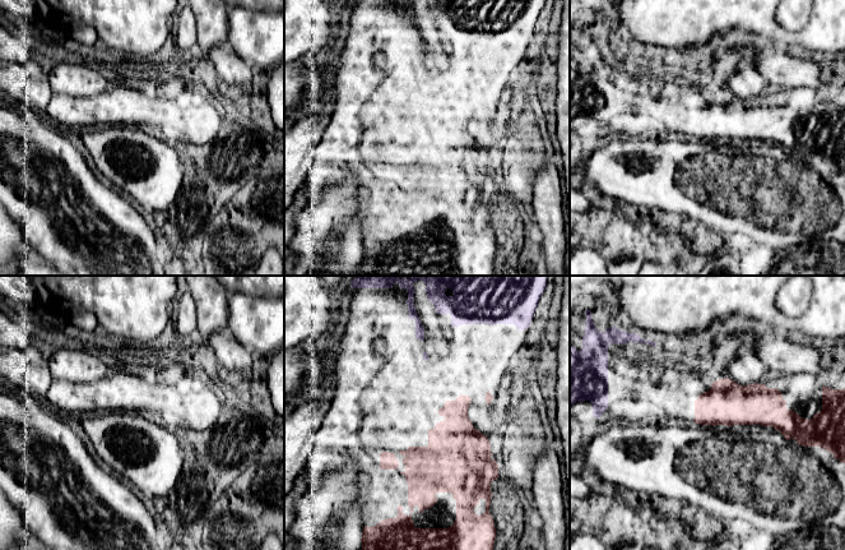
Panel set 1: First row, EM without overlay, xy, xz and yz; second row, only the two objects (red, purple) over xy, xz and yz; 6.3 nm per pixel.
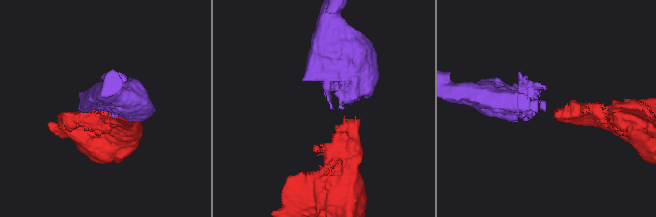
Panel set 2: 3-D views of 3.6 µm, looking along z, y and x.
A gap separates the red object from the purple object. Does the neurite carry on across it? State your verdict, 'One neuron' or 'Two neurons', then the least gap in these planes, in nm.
One neuron. Distance 280 nm

